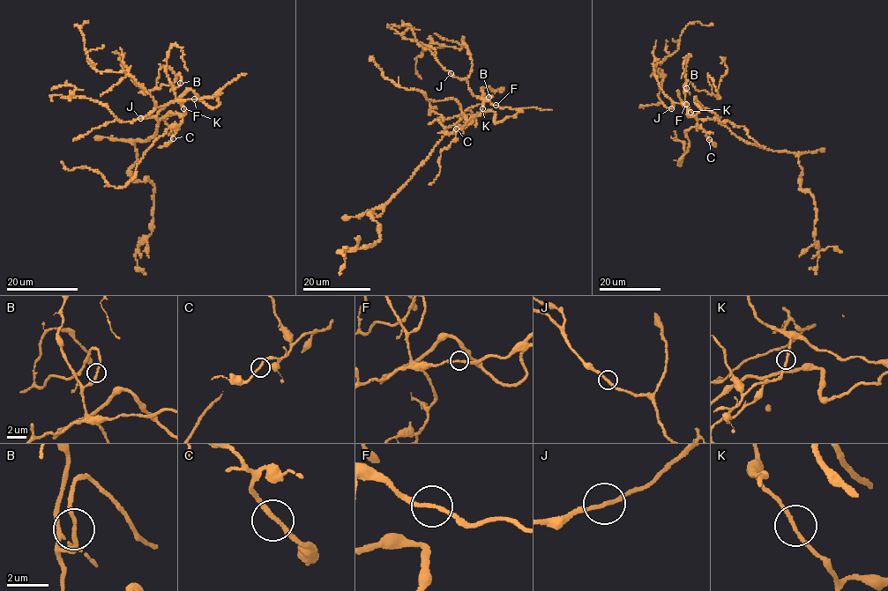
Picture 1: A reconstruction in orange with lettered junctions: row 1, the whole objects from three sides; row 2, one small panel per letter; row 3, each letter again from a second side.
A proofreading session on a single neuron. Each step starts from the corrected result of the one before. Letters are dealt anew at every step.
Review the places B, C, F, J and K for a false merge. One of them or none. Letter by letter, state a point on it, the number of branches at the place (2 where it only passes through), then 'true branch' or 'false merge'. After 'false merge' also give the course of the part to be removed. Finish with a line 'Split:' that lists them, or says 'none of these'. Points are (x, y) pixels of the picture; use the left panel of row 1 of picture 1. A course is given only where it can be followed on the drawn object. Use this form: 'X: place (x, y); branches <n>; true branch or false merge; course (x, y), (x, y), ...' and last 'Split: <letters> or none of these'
B: place (180, 83); branches 2; true branch
C: place (173, 138); branches 2; true branch
F: place (194, 99); branches 2; true branch
J: place (140, 118); branches 2; true branch
K: place (183, 108); branches 2; true branch
Split: none of these

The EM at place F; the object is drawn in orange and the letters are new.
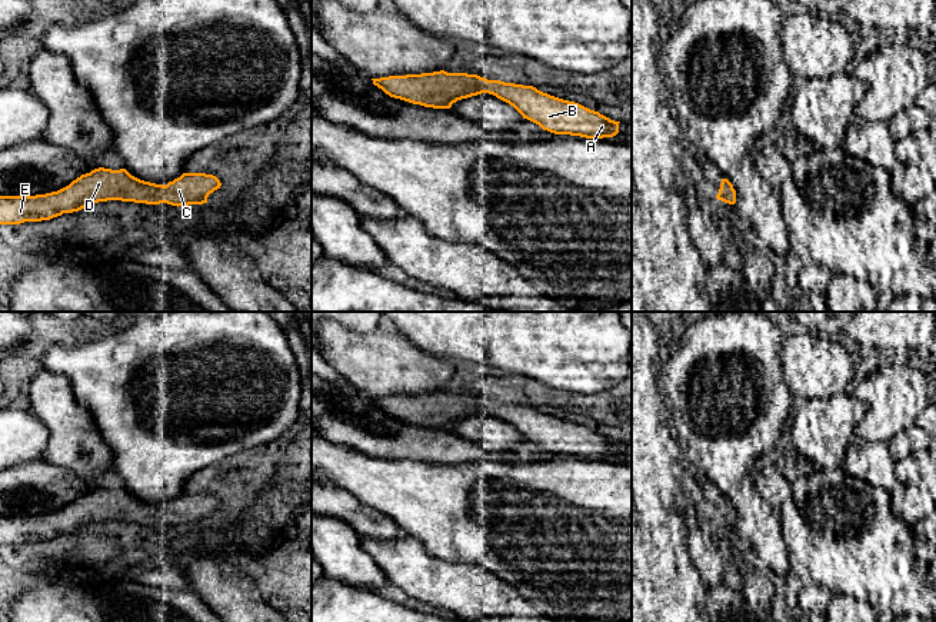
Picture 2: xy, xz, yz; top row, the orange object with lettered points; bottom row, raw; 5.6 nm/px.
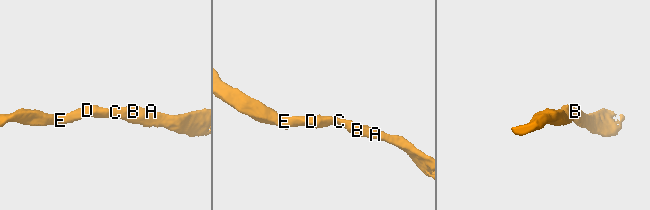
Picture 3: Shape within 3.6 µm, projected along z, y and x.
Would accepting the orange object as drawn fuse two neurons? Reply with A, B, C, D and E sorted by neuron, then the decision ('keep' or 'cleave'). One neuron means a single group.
A B C D E | keep

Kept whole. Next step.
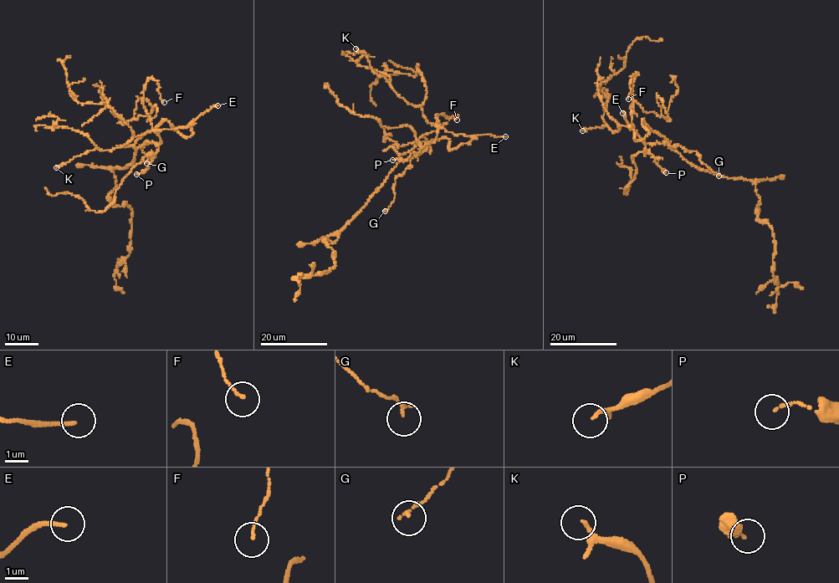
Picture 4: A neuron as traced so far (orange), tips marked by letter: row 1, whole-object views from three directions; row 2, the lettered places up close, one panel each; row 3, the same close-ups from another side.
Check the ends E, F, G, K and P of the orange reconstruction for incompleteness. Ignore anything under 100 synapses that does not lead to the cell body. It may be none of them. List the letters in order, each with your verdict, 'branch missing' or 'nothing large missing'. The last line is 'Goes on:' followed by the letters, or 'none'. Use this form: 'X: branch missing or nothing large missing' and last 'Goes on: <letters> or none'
E: branch missing
F: nothing large missing
G: nothing large missing
K: nothing large missing
P: nothing large missing
Goes on: E

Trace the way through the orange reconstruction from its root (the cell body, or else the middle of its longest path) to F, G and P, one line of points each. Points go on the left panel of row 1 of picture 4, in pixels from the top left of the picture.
F: (136, 149), (146, 141), (158, 145), (161, 140), (143, 101), (150, 78), (158, 80), (164, 102)
G: (136, 149), (147, 143), (140, 146), (149, 155), (146, 163)
P: (136, 149), (146, 141), (156, 143), (158, 147), (148, 168), (136, 174)

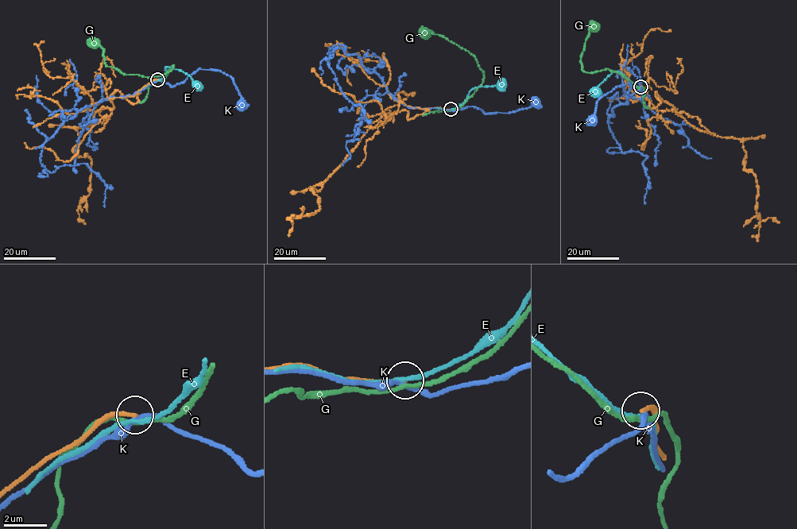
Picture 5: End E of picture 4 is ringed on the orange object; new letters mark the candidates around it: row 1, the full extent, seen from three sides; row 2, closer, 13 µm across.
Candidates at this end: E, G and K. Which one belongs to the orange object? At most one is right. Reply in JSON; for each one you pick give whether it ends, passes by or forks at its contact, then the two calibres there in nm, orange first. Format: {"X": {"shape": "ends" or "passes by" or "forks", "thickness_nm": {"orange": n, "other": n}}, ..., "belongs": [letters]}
{"belongs": []}

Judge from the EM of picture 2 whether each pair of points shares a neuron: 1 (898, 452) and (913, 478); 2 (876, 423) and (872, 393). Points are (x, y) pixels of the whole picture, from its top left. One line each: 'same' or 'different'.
1: different
2: same

